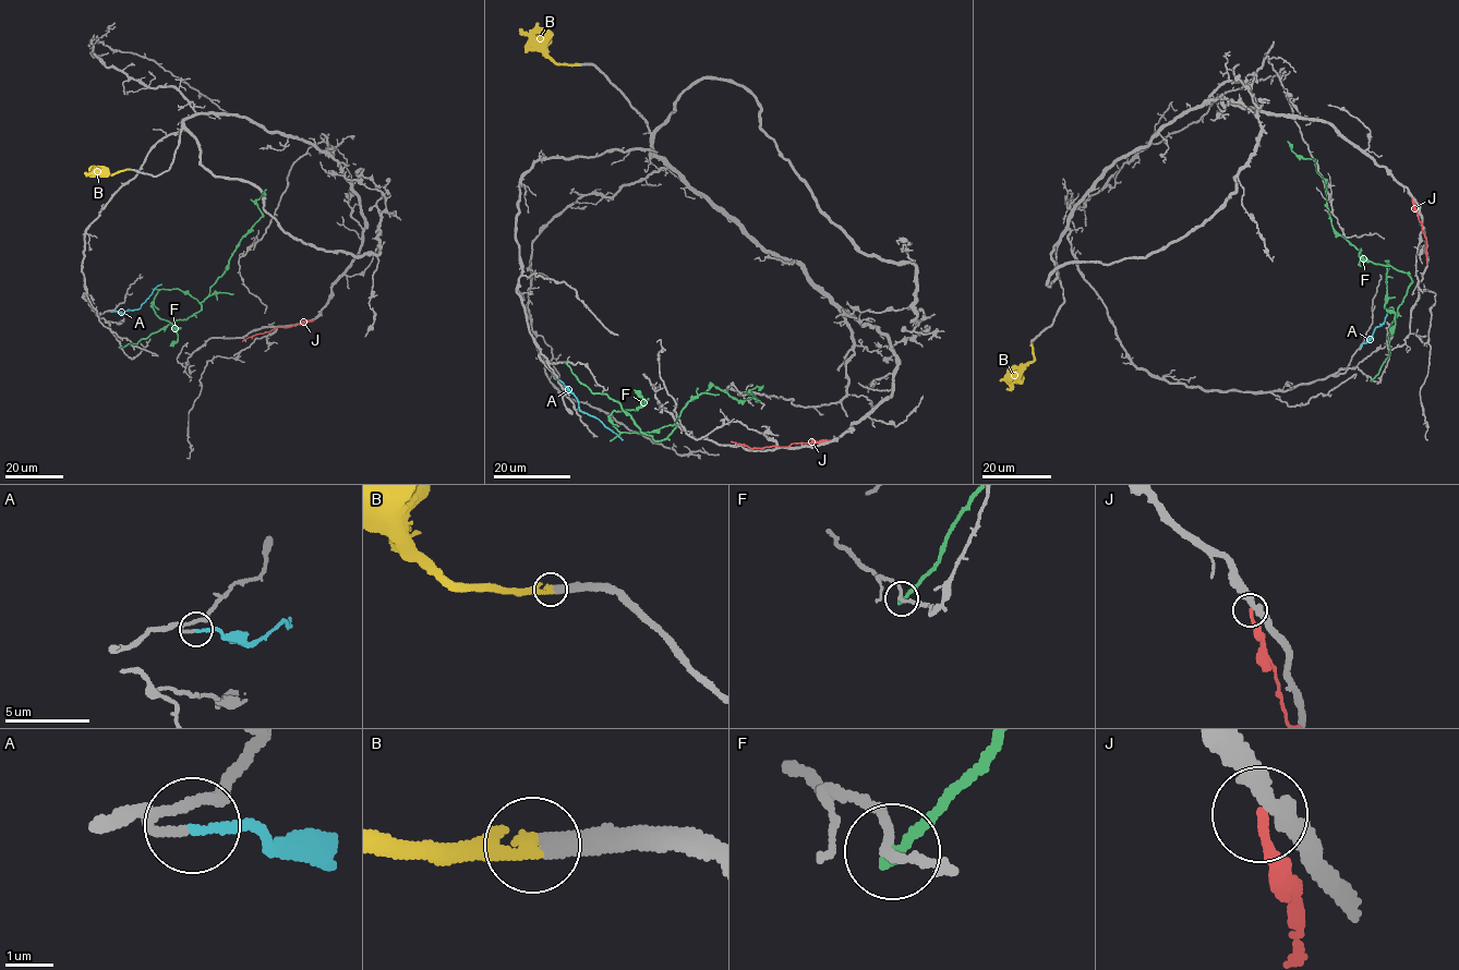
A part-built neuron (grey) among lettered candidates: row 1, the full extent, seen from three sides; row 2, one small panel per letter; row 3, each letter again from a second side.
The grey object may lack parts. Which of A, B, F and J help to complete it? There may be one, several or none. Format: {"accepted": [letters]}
{"accepted": ["A", "B"]}

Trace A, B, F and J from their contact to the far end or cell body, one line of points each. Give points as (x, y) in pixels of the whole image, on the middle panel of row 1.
A: (557, 379), (578, 401), (580, 410), (623, 439)
B: (578, 64), (553, 62), (519, 27)
F: (566, 362), (658, 440), (708, 386), (739, 401), (758, 401), (750, 390), (763, 387)
J: (828, 440), (749, 448), (731, 441)

